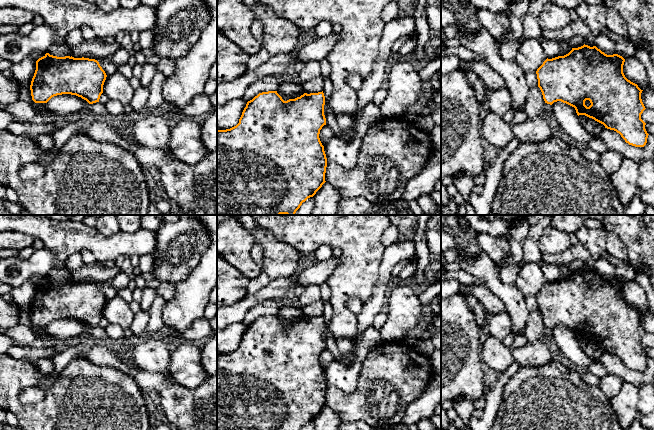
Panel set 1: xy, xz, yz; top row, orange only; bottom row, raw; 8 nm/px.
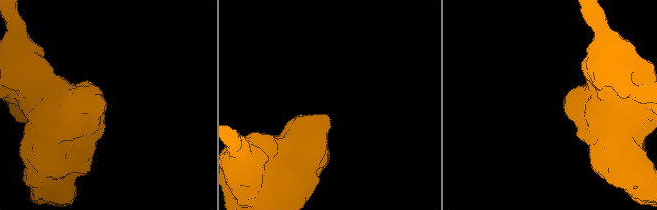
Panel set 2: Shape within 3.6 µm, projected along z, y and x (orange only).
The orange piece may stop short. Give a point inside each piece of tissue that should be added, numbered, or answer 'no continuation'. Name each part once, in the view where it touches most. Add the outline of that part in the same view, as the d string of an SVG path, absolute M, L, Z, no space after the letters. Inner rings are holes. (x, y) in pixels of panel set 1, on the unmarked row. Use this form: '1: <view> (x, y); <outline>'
no continuation

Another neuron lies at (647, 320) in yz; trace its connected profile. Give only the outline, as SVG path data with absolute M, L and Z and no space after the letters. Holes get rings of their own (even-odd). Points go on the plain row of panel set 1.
M637 272L634 280L645 290L649 301L649 311L641 317L642 326L647 333L654 333L654 288L650 285L649 276Z

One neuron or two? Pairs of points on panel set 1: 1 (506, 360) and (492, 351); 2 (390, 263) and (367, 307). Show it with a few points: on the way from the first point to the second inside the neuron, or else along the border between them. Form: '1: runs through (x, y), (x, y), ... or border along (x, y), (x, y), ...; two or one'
1: runs through (503, 359), (495, 354); one
2: runs through (385, 274), (378, 297); one

